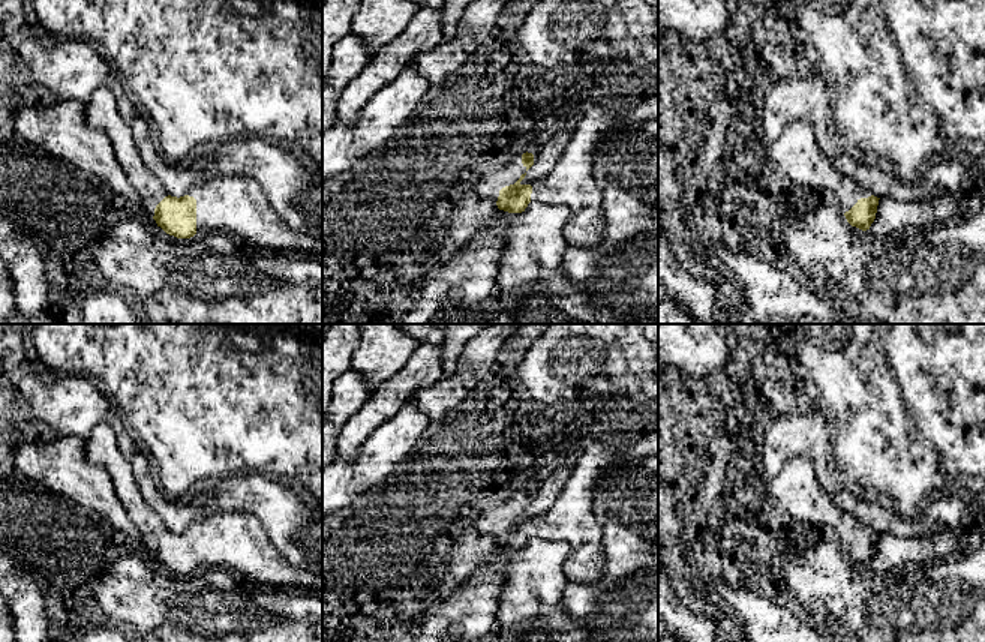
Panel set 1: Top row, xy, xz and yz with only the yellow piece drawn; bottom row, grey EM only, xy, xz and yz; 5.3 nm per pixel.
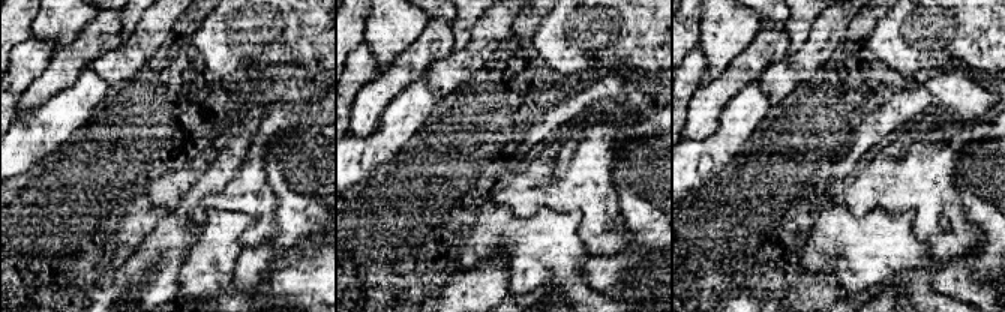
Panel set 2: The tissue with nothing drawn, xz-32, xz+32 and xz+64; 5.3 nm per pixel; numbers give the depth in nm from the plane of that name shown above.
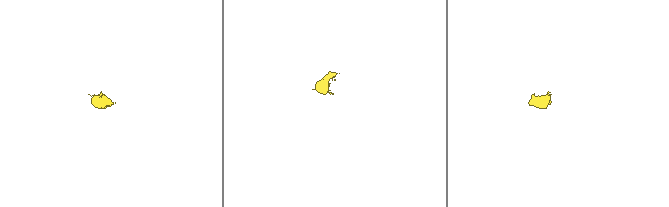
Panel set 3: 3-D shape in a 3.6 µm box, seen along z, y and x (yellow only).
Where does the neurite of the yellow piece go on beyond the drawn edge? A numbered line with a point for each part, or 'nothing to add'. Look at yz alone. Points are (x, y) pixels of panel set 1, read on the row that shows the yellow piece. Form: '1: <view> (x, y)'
1: yz (796, 150)

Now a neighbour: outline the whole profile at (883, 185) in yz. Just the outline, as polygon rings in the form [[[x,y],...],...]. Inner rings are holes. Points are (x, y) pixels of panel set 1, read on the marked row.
[[[820,74],[789,75],[765,92],[762,132],[768,148],[789,123],[801,118],[807,118],[813,124],[819,147],[832,166],[855,178],[877,198],[921,201],[942,194],[961,196],[967,184],[966,170],[957,154],[940,158],[924,171],[921,178],[909,184],[894,172],[870,166],[859,154],[847,150],[831,134],[829,90]]]

